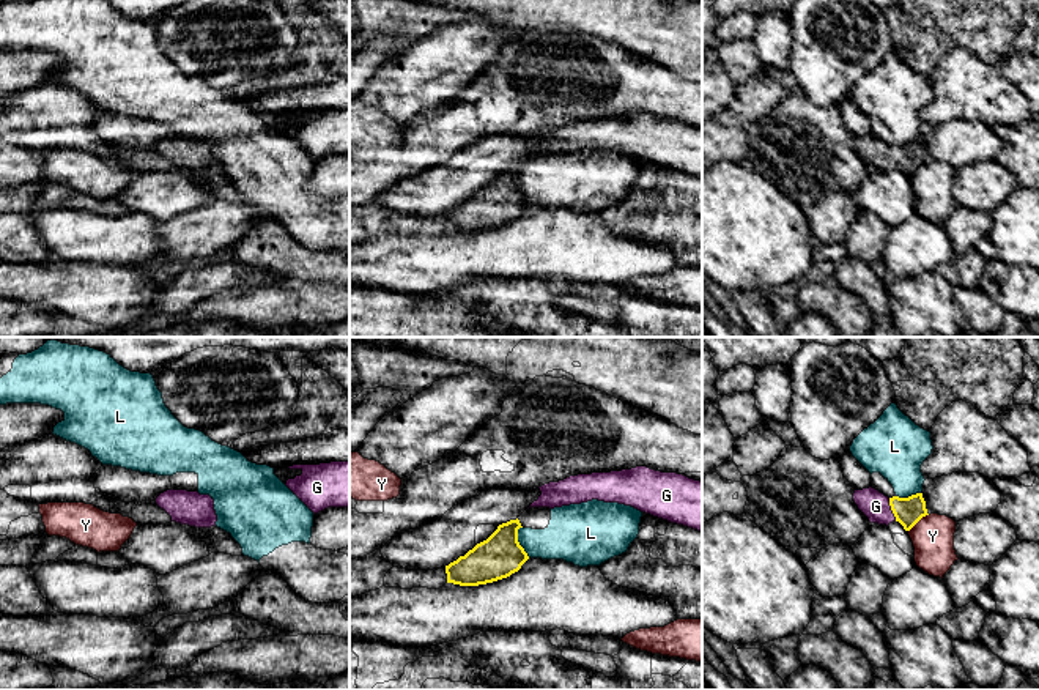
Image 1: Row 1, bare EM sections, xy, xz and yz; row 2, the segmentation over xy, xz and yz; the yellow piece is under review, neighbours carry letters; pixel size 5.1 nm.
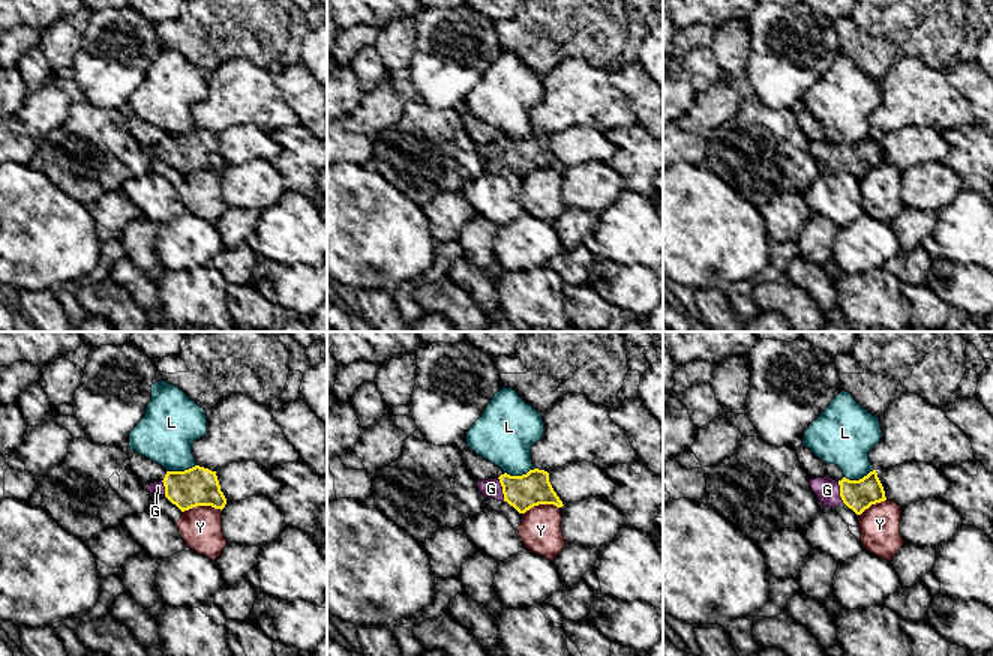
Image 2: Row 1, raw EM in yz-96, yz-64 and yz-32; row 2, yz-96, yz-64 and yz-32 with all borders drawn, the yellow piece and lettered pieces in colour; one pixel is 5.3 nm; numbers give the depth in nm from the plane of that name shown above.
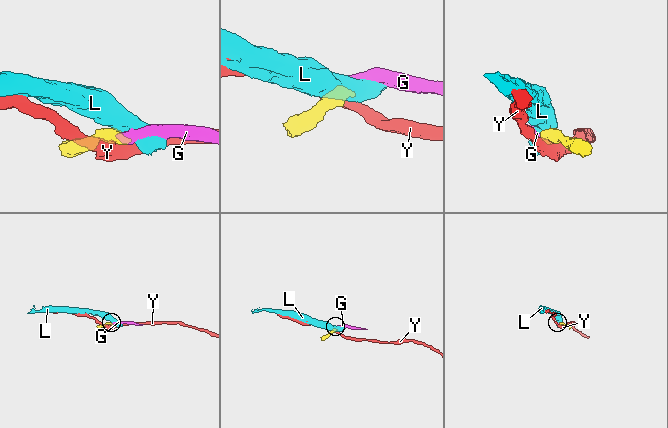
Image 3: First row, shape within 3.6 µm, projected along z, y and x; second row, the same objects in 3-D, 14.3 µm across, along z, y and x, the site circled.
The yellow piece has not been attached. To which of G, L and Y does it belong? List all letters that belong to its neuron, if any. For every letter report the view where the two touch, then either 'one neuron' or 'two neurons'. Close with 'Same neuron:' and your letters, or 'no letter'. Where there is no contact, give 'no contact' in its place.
G: meets yellow in yz; one neuron
L: meets yellow in xz; two neurons
Y: meets yellow in yz; two neurons
Same neuron: G

